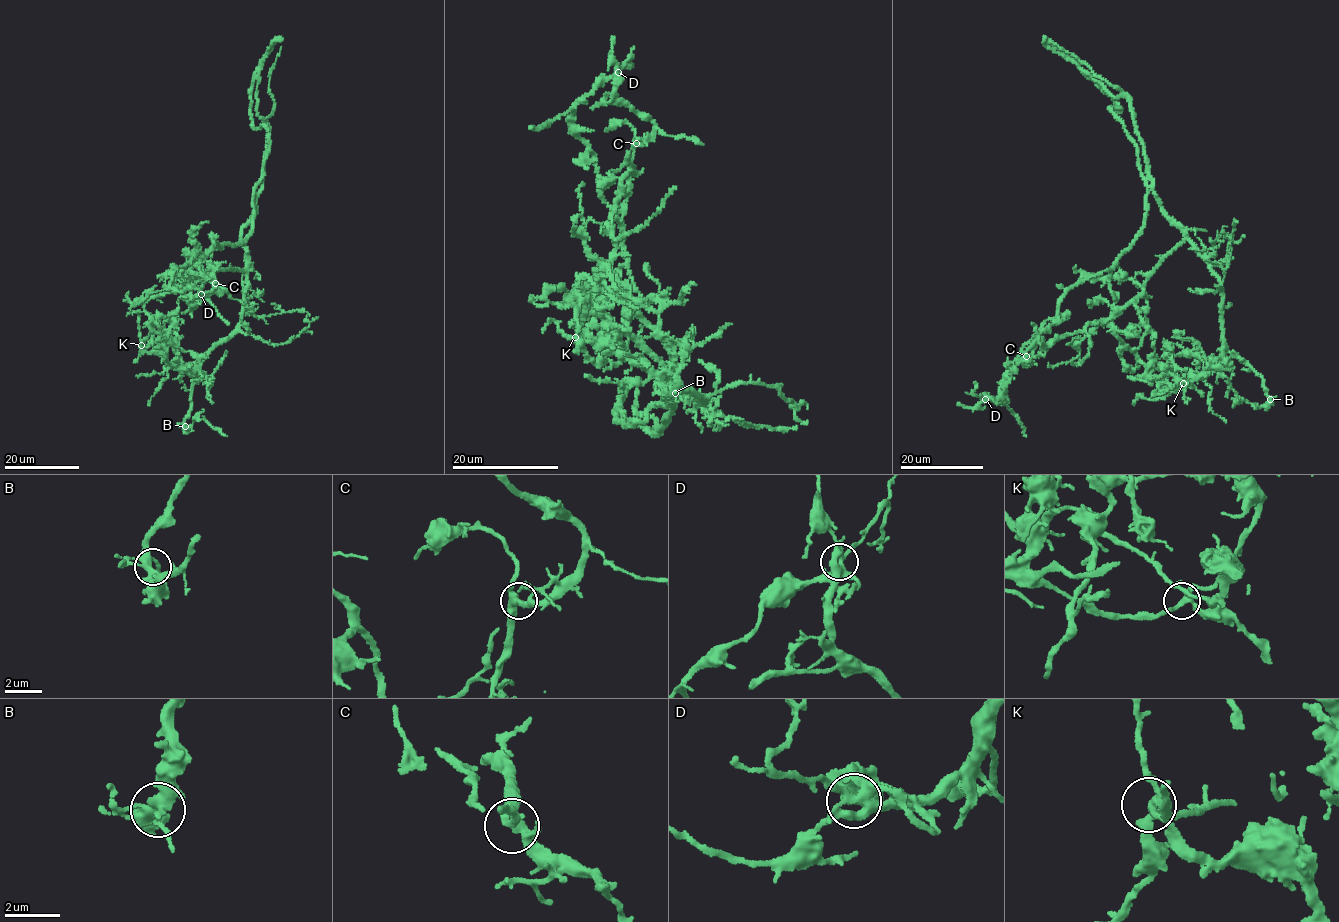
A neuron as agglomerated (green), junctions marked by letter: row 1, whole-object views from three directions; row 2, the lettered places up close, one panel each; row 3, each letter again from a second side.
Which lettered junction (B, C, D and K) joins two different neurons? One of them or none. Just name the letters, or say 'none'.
none

